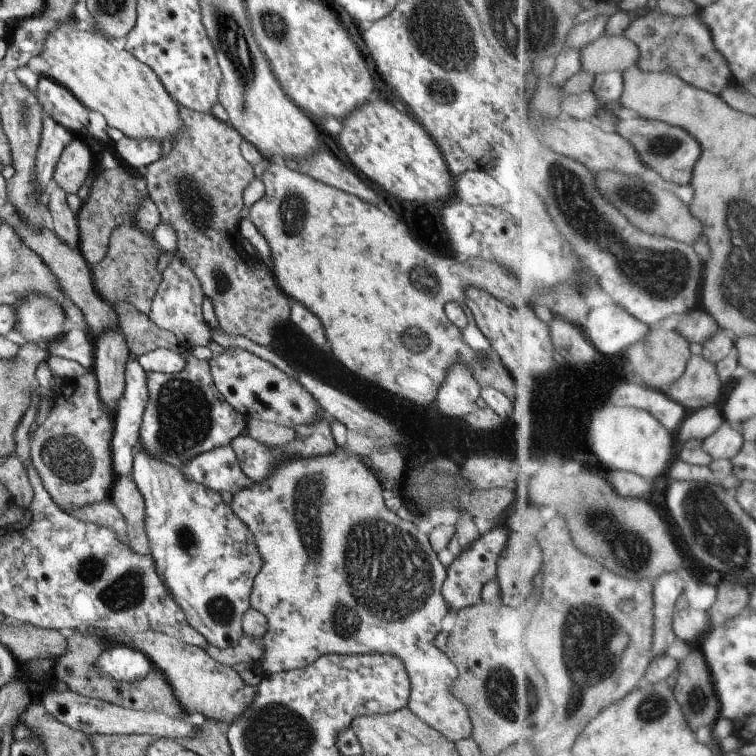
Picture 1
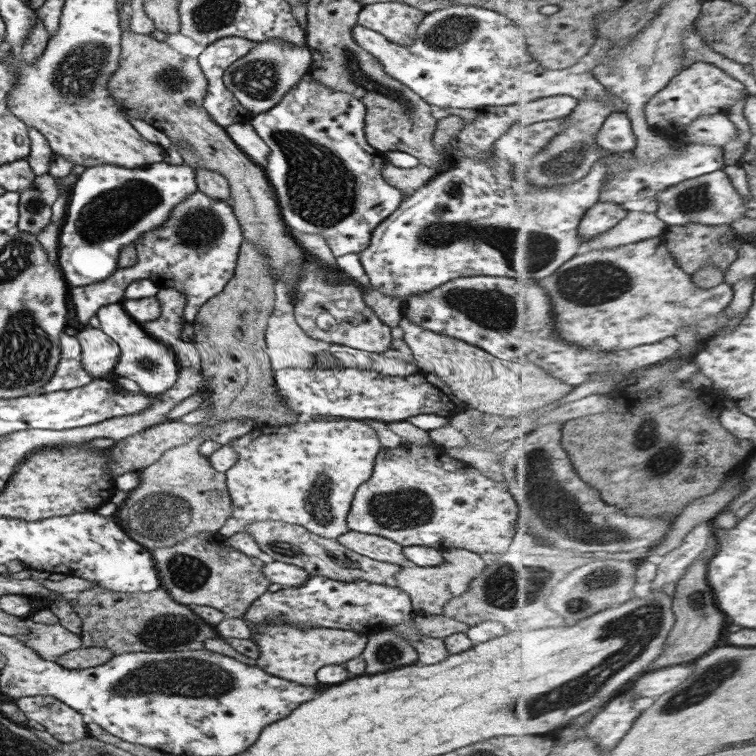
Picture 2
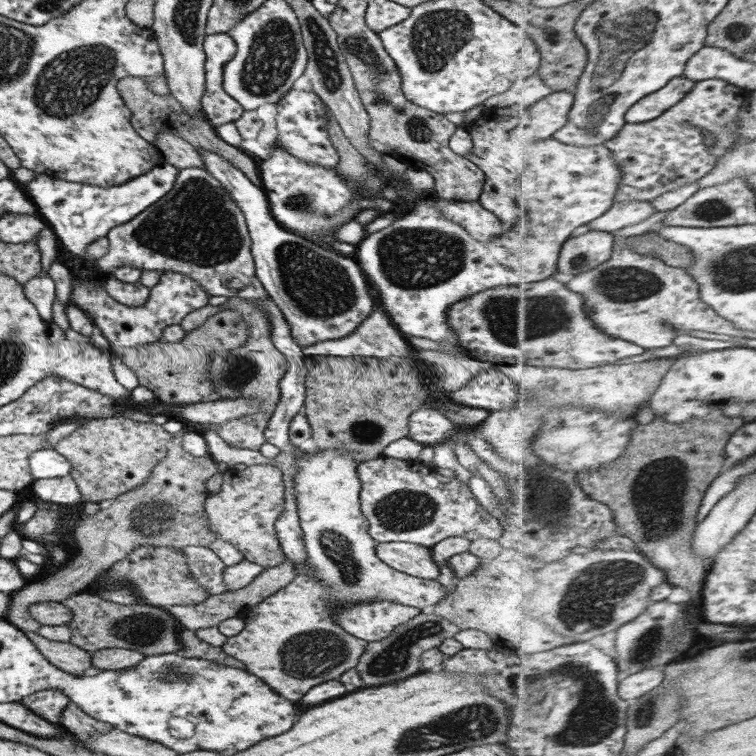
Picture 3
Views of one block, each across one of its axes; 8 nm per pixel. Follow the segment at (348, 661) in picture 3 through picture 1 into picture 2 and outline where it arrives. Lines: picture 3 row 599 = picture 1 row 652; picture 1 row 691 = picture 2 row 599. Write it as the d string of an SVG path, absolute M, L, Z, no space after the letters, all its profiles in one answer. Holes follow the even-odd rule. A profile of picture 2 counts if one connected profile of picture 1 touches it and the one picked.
M447 548L441 551L443 562L439 566L401 567L392 577L393 586L401 589L409 596L415 615L438 615L442 613L443 605L457 596L465 593L471 581L483 571L485 563L477 553L464 548Z

